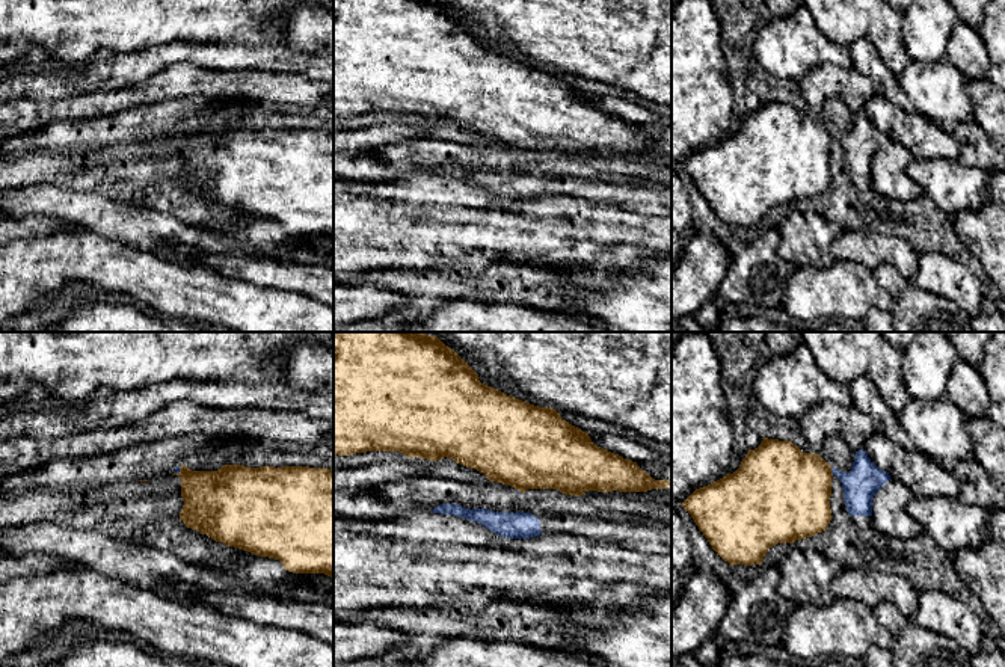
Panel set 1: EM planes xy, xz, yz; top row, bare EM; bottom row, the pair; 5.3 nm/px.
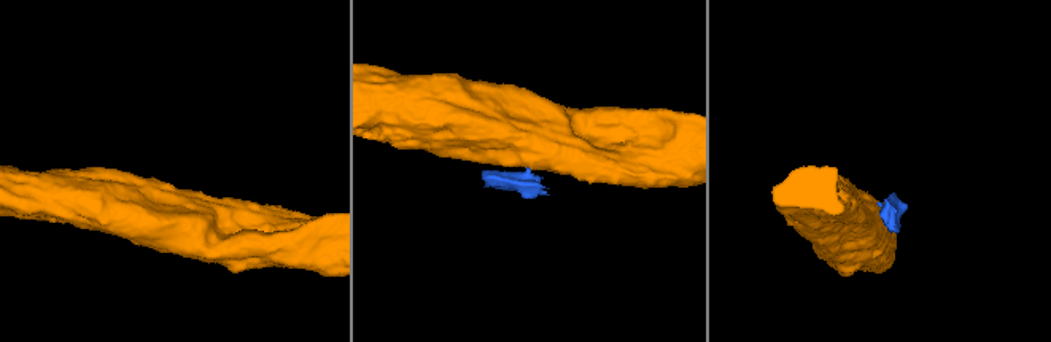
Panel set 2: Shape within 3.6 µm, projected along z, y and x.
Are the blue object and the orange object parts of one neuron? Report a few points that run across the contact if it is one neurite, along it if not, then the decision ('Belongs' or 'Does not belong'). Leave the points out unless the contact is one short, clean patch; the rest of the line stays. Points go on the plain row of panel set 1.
Line: yz (830, 130), (833, 136). Does not belong

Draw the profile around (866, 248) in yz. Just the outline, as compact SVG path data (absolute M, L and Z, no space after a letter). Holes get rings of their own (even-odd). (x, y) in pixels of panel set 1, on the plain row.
M842 231L833 241L833 258L862 264L871 270L886 263L905 279L913 279L919 270L919 255L898 237L872 231Z

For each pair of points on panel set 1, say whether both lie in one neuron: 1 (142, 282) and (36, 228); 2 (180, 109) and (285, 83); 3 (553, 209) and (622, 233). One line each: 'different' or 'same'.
1: different
2: different
3: same

